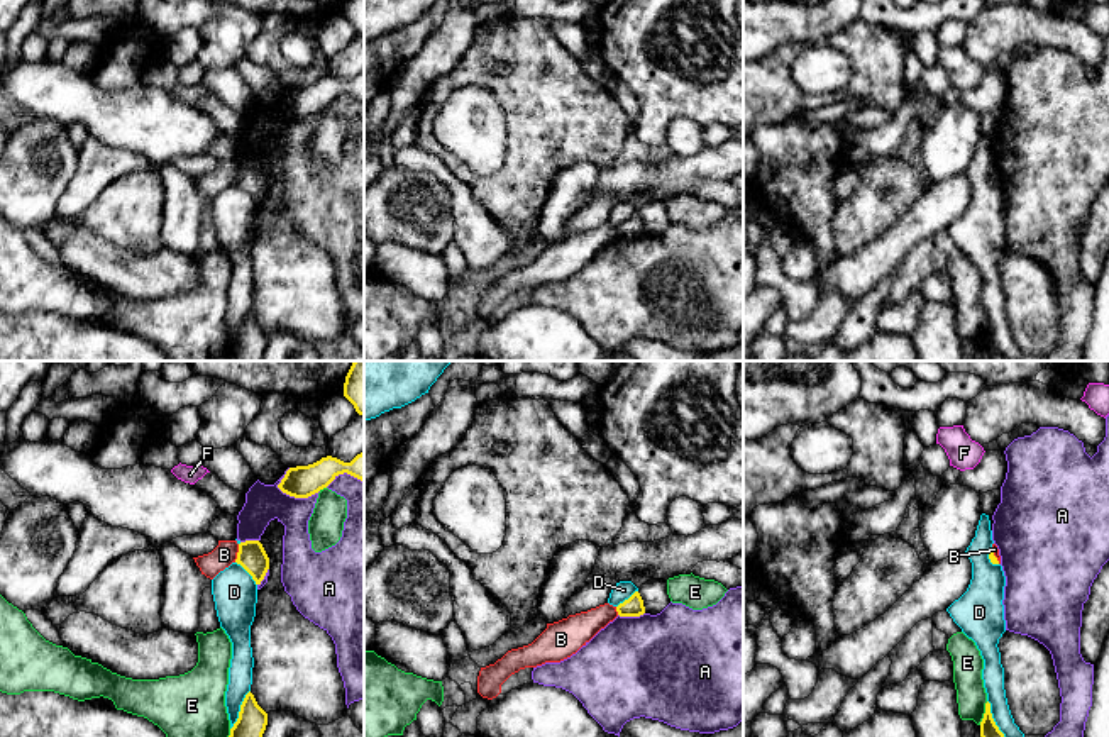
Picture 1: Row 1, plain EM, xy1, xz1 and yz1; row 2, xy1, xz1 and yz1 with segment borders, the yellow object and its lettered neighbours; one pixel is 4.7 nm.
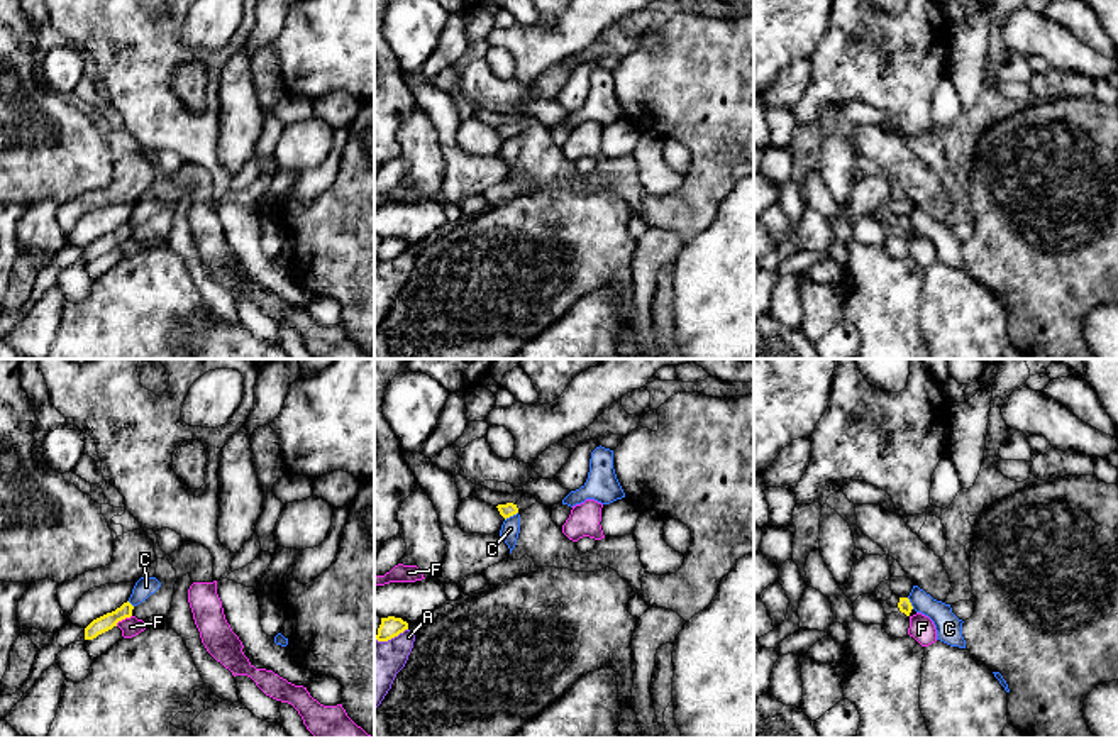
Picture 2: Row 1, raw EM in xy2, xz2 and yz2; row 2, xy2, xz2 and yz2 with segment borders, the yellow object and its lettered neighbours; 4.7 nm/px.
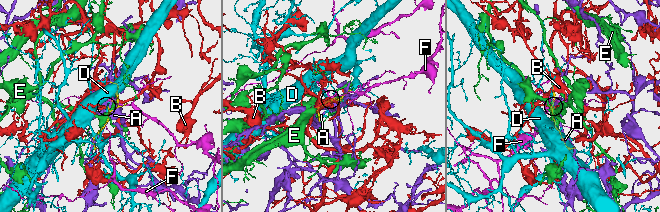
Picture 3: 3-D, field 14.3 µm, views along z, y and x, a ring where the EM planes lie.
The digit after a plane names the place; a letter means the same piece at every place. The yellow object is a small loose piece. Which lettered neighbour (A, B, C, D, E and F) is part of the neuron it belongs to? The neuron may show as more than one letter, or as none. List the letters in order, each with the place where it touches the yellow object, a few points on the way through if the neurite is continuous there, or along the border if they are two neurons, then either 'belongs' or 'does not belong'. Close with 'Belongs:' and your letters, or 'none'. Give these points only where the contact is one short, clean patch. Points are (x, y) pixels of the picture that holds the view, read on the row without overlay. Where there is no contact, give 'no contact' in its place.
A: meets yellow in xy1 at (298, 117); does not belong
B: meets yellow in xy1 at (237, 173); border along xy1 (239, 165), (234, 182); does not belong
C: meets yellow in xz2 at (510, 136); border along xz2 (517, 132), (505, 141); does not belong
D: meets yellow in xy1 at (241, 331); does not belong
E: meets yellow in yz1 at (984, 334); does not belong
F: meets yellow in xy2 at (122, 239); does not belong
Belongs: none

